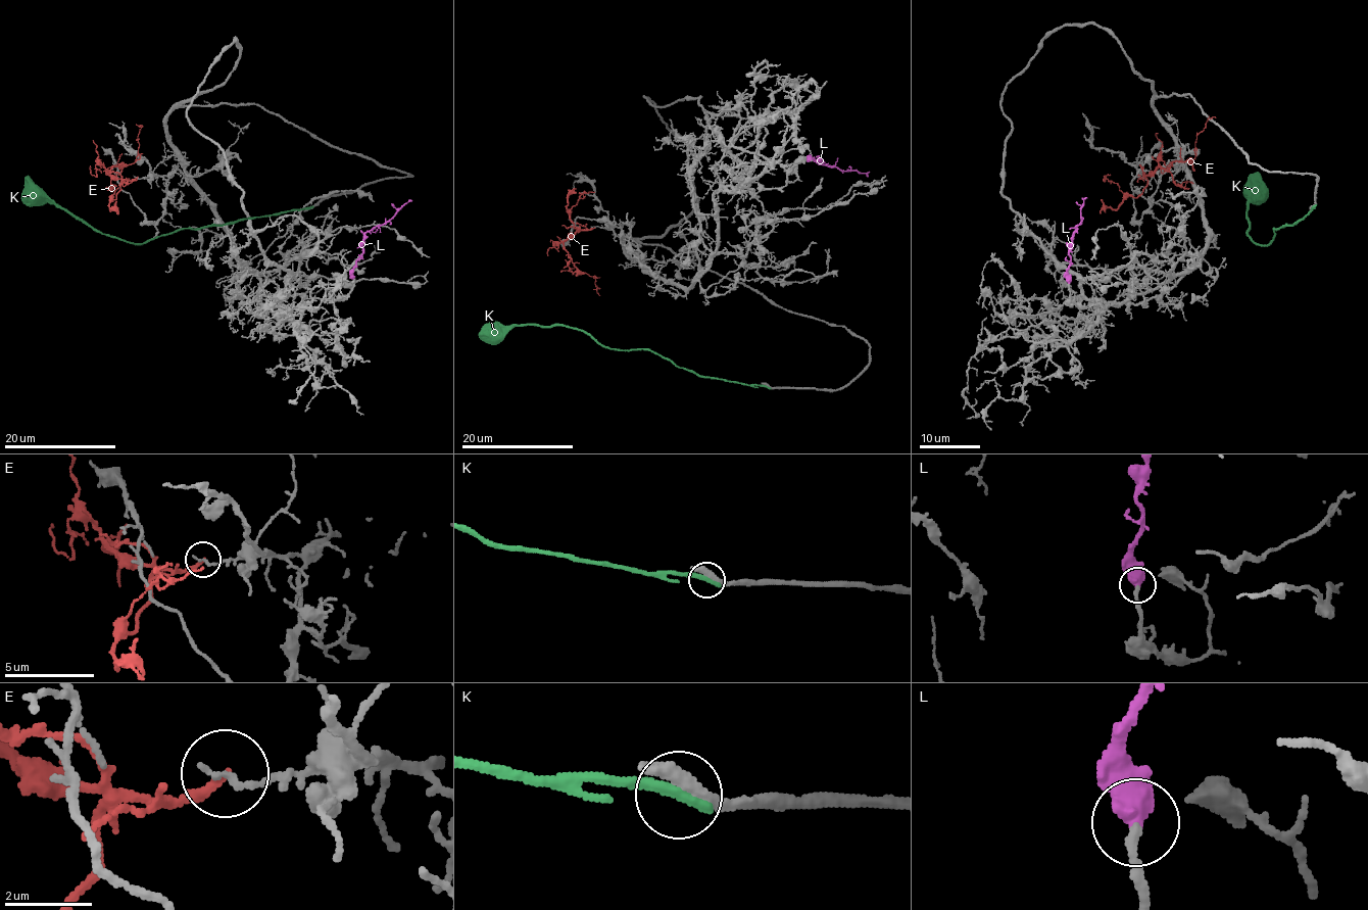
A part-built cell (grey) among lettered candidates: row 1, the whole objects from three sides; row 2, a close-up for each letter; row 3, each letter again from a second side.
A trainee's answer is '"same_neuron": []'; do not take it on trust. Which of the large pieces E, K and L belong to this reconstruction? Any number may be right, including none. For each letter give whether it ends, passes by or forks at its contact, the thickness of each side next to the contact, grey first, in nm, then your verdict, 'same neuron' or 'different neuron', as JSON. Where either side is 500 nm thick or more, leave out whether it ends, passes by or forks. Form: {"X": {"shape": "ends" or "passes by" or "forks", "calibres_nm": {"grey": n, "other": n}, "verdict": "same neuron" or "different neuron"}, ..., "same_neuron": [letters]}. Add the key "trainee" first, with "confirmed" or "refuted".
{"trainee": "confirmed", "E": {"shape": "ends", "calibres_nm": {"grey": 150, "other": 200}, "verdict": "different neuron"}, "K": {"calibres_nm": {"grey": 500, "other": 360}, "verdict": "different neuron"}, "L": {"calibres_nm": {"grey": 240, "other": 600}, "verdict": "different neuron"}, "same_neuron": []}

